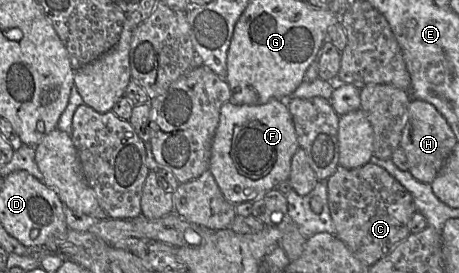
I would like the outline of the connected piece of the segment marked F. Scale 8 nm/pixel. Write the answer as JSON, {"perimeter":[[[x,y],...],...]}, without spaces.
{"perimeter":[[[271,99],[261,105],[224,103],[211,145],[208,171],[224,198],[233,205],[254,202],[288,180],[291,159],[299,148],[286,100]]]}

